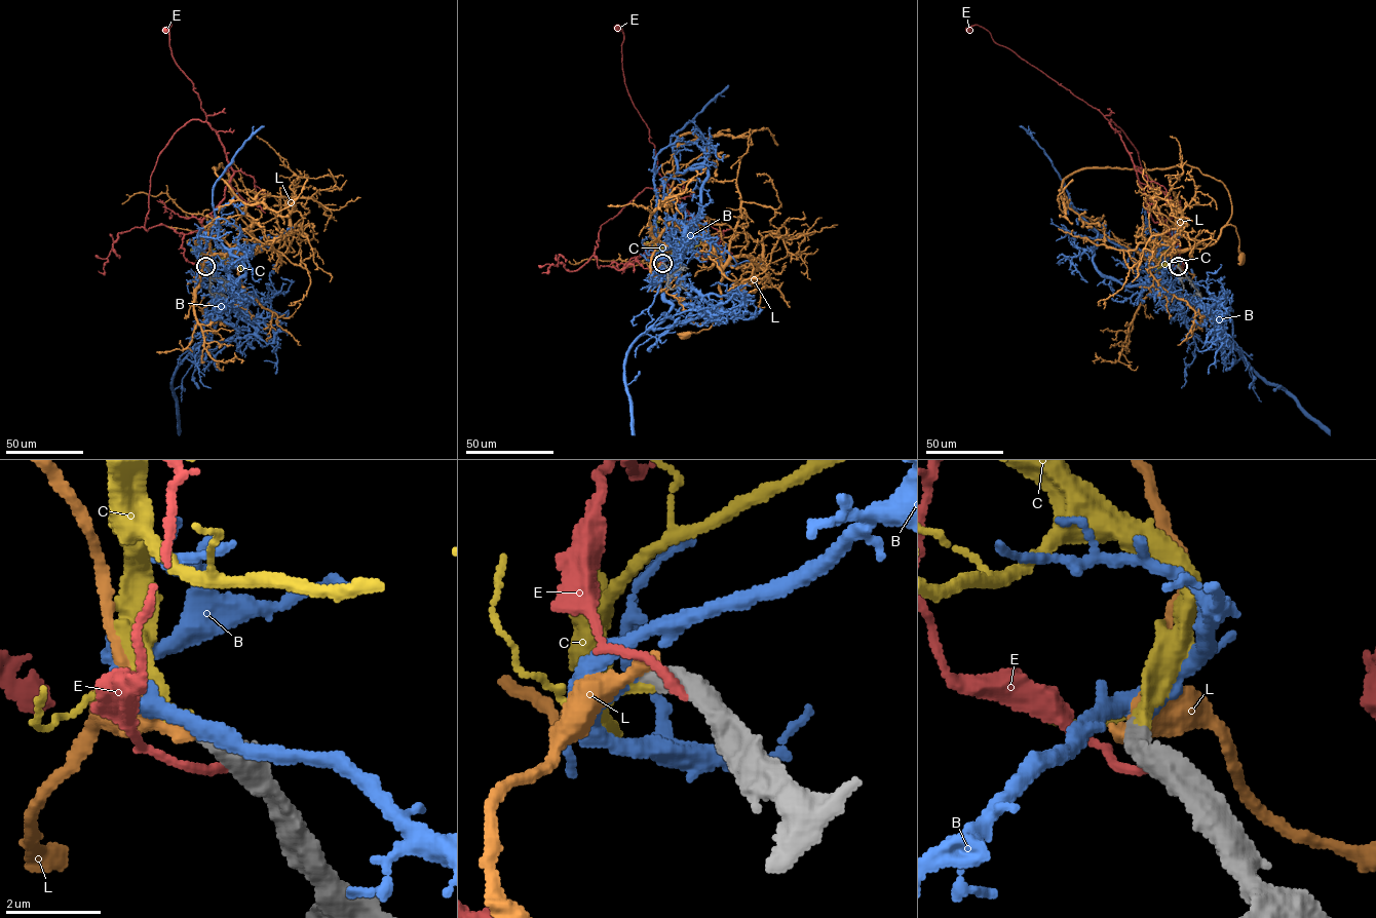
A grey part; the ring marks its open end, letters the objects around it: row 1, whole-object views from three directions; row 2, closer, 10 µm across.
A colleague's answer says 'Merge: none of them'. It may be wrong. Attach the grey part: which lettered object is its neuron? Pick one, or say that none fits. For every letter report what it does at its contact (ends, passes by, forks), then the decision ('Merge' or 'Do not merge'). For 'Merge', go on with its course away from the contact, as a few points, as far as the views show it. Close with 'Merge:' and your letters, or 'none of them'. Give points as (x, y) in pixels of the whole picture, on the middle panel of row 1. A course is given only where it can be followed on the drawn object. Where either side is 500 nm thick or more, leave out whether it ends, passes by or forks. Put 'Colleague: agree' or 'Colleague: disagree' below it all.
B: It ends there. Do not merge
C: It ends there. Merge. Its course: (662, 263), (655, 241), (656, 215)
E: It ends there. Do not merge
L: It ends there. Do not merge
Merge: C
Colleague: disagree

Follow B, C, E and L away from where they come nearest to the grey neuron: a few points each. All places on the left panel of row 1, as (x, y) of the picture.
B: (204, 267), (215, 271), (223, 287), (237, 285), (245, 272), (218, 234), (213, 190), (237, 151), (264, 126)
C: (204, 267), (200, 235)
E: (206, 268), (200, 222), (224, 198), (233, 170), (193, 84), (173, 56), (170, 25), (165, 29)
L: (204, 267), (196, 245), (209, 240), (213, 234), (238, 252), (253, 254), (257, 251), (250, 224), (226, 258)

